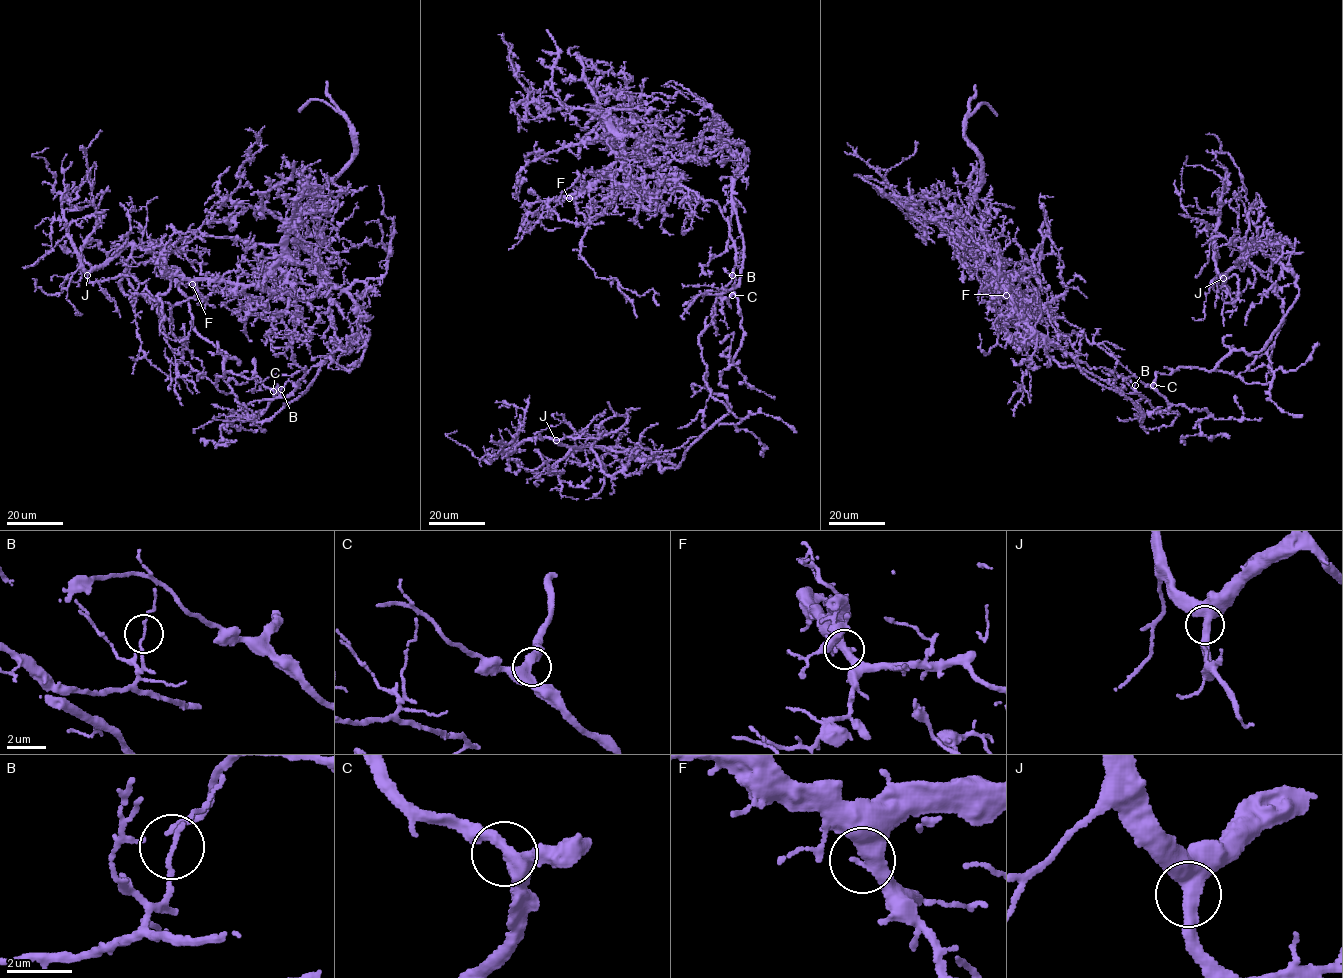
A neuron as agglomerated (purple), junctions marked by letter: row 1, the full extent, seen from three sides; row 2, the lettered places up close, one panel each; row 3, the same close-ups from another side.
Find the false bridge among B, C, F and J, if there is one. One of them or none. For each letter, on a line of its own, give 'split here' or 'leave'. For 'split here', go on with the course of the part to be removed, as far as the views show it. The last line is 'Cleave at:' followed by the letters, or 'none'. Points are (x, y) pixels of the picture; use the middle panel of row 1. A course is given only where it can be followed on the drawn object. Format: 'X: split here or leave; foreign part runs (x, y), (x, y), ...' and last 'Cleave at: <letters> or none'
B: split here; foreign part runs (732, 275), (699, 336), (730, 412), (677, 468), (531, 438), (503, 452), (511, 472), (499, 429)
C: leave
F: leave
J: leave
Cleave at: B

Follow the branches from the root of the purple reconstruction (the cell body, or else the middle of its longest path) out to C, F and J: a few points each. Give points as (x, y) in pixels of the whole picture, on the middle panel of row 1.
C: (733, 275), (732, 295)
F: (733, 275), (735, 247), (729, 222), (717, 204), (662, 175), (634, 177), (612, 171), (569, 198)
J: (733, 275), (732, 293), (699, 336), (705, 379), (730, 412), (677, 468), (556, 440)

